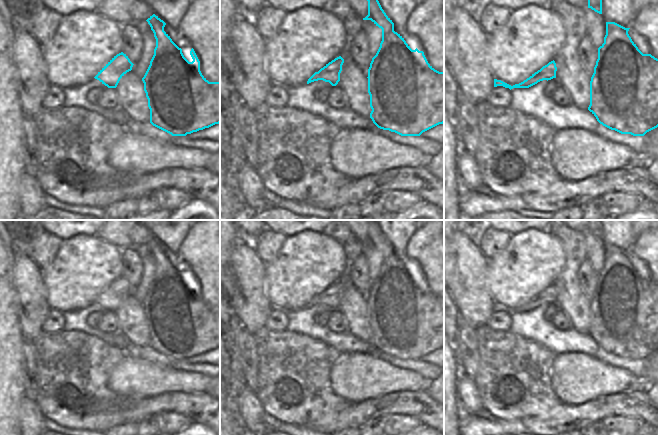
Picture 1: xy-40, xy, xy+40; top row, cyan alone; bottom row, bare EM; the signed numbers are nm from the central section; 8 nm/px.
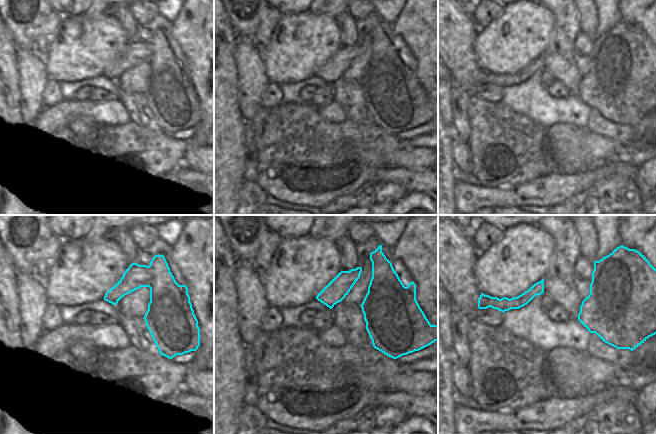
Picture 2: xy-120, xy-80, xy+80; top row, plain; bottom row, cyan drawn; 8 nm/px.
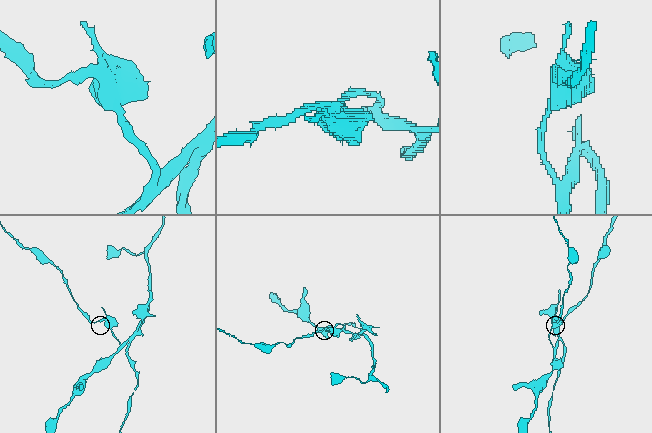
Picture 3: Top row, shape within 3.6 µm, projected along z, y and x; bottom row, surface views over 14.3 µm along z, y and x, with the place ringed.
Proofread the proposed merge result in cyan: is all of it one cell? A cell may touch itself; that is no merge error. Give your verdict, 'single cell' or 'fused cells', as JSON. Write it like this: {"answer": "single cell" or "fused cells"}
{"answer": "fused cells"}

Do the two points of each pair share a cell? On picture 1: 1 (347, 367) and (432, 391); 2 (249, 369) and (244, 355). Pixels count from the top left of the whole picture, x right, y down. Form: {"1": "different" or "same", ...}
{"1": "different", "2": "same"}

